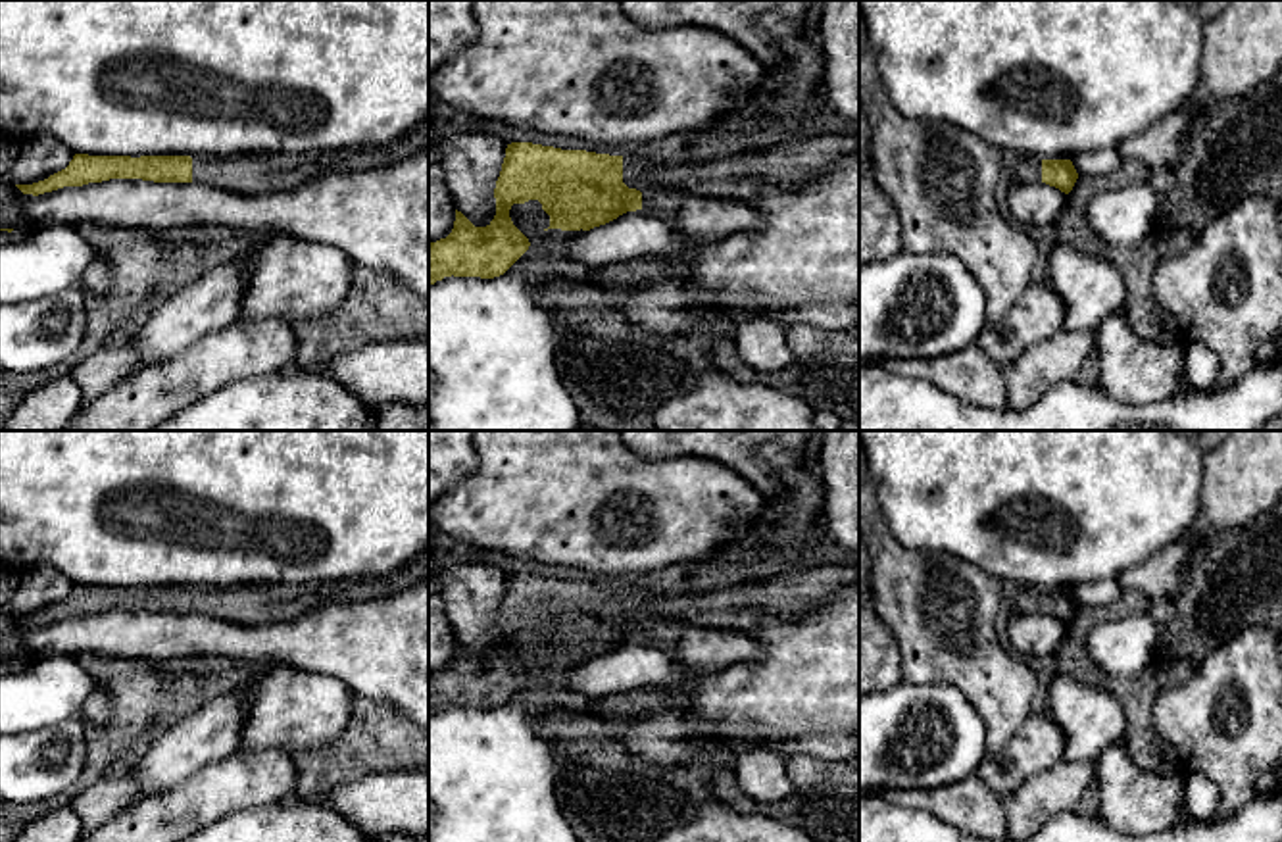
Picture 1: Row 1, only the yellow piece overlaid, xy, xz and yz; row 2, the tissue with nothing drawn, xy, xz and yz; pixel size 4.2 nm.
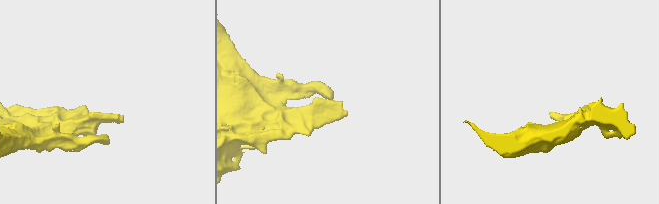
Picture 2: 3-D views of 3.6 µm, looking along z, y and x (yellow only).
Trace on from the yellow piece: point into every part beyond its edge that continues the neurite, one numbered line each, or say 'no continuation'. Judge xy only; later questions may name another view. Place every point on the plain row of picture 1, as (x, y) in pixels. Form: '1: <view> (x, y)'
1: xy (260, 604)

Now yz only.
1: yz (1027, 600)

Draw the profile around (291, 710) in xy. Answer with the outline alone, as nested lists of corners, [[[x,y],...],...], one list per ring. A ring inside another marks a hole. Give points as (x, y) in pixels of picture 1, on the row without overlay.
[[[271,665],[246,688],[240,750],[292,754],[325,746],[348,725],[354,696],[334,677]]]

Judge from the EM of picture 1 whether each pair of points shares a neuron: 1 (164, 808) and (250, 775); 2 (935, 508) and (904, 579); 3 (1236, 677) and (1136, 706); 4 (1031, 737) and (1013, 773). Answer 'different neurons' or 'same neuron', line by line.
1: same neuron
2: different neurons
3: different neurons
4: same neuron

